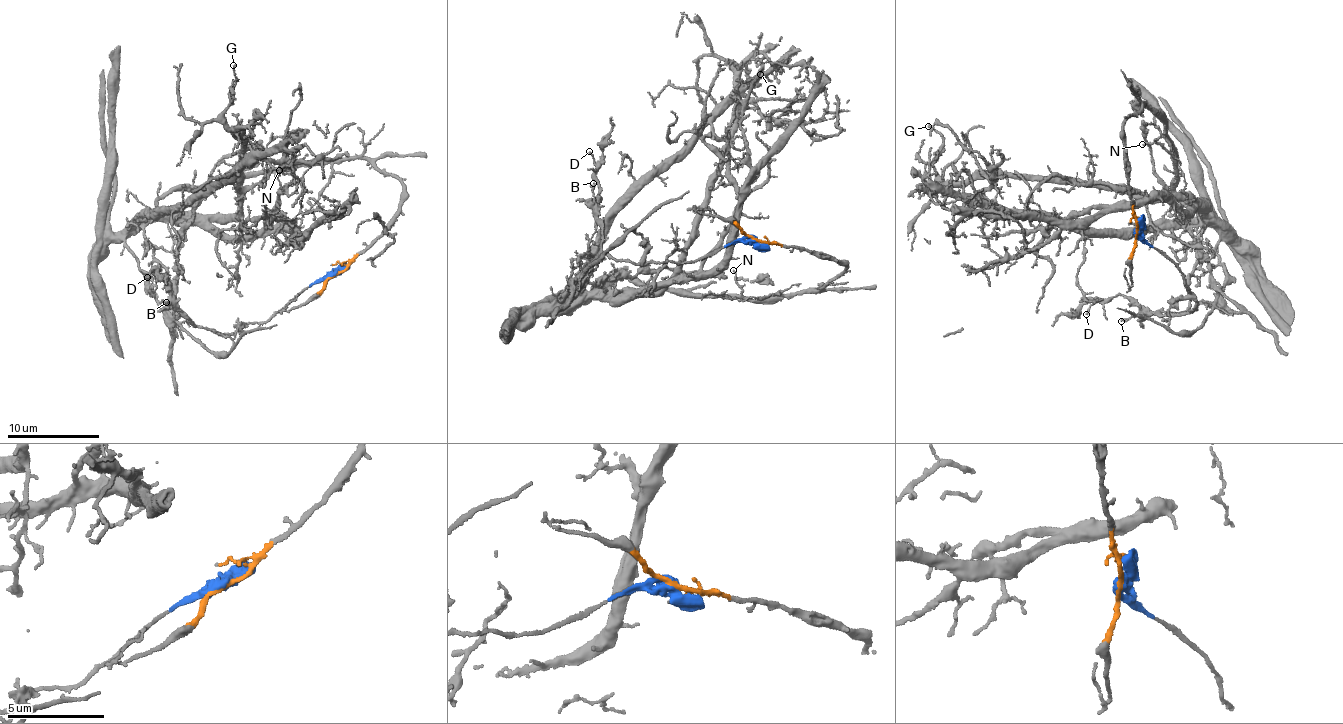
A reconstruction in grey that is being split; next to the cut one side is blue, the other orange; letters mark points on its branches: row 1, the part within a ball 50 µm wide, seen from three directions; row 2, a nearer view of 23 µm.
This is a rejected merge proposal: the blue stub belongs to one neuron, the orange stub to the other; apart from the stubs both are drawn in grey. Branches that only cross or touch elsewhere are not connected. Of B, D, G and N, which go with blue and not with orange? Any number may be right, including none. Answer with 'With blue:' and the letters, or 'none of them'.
With blue: B, D

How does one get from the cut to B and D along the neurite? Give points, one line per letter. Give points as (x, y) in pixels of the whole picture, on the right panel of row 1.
B: (1137, 230), (1179, 269), (1198, 310), (1159, 316), (1155, 313), (1120, 321)
D: (1137, 230), (1179, 269), (1197, 310), (1159, 316), (1155, 313), (1146, 313), (1119, 295), (1095, 299), (1085, 315)

